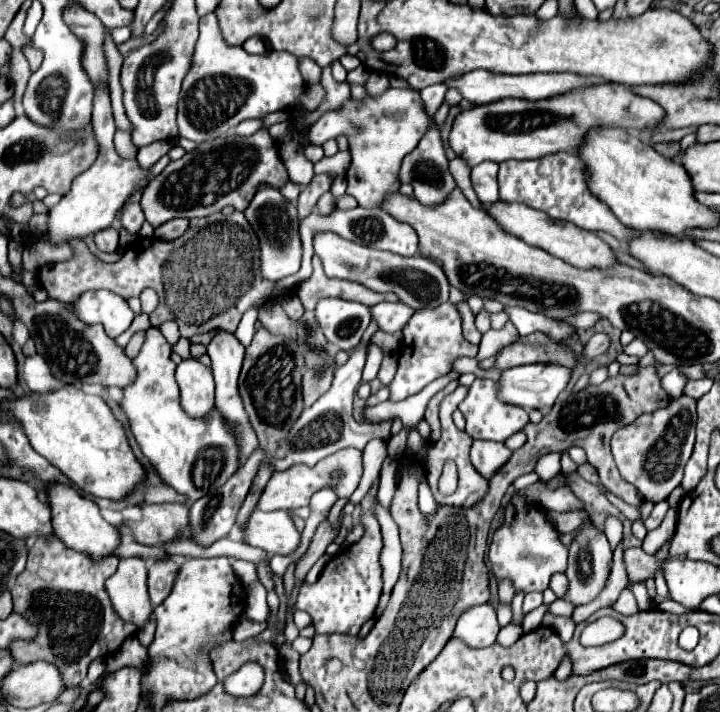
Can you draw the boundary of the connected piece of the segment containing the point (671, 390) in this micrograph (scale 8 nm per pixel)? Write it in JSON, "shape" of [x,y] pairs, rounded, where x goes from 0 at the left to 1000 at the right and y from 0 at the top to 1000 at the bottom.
{"shape":[[[935,517],[929,525],[921,528],[918,539],[921,539],[921,548],[924,548],[932,559],[940,559],[940,556],[949,553],[949,545],[951,545],[954,534],[957,534],[957,531],[954,531],[943,517]]]}

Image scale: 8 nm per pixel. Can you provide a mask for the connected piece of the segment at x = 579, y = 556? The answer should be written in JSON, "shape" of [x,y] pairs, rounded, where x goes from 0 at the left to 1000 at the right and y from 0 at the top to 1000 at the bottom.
{"shape":[[[813,728],[810,736],[804,739],[801,750],[796,753],[796,761],[790,767],[790,798],[788,798],[788,812],[790,812],[790,834],[785,837],[785,843],[796,846],[796,848],[815,848],[821,846],[840,823],[843,812],[846,812],[846,789],[851,784],[851,775],[846,770],[843,756],[838,753],[838,747],[826,739],[826,733],[821,728]]]}

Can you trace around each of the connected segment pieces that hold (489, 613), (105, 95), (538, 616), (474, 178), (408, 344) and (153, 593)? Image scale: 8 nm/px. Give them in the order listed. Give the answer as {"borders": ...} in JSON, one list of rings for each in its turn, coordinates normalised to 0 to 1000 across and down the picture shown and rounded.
{"borders":[[[[668,848],[651,854],[635,874],[629,888],[632,896],[640,896],[654,910],[674,910],[690,899],[693,874],[688,854],[682,848]]],[[[138,118],[132,124],[129,183],[132,183],[132,194],[138,199],[138,219],[135,219],[132,230],[124,233],[118,242],[113,242],[101,253],[101,261],[88,275],[88,281],[68,295],[68,337],[74,343],[93,340],[99,334],[118,334],[143,320],[151,320],[160,309],[163,295],[176,284],[176,278],[185,275],[196,261],[207,258],[207,253],[213,253],[235,230],[235,219],[226,219],[207,239],[199,239],[188,222],[179,225],[179,222],[163,219],[157,199],[161,176],[157,157],[154,157],[151,126],[146,118]]],[[[753,848],[747,854],[743,854],[740,860],[729,862],[729,868],[726,868],[726,888],[738,888],[738,885],[749,882],[749,879],[753,876],[753,869],[758,860],[760,850]]],[[[668,228],[654,239],[654,256],[657,267],[663,270],[668,284],[690,284],[693,267],[690,267],[690,239],[693,233],[688,228]]],[[[618,424],[607,433],[588,433],[579,435],[571,449],[560,461],[560,483],[563,492],[554,497],[554,517],[549,531],[543,534],[540,545],[540,562],[554,565],[563,562],[579,551],[585,551],[596,537],[604,531],[626,522],[629,508],[640,500],[663,500],[663,486],[651,483],[640,469],[640,441],[632,427]]],[[[215,787],[207,798],[207,840],[210,840],[210,848],[218,851],[224,848],[240,829],[240,820],[243,820],[243,812],[249,806],[249,792],[243,787]]]]}

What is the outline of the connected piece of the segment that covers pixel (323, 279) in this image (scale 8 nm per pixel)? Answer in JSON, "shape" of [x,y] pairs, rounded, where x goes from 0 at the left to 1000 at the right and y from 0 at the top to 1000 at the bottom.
{"shape":[[[435,360],[435,385],[426,396],[418,396],[413,402],[404,404],[404,410],[418,421],[424,435],[438,435],[440,424],[446,419],[476,419],[476,421],[490,421],[490,424],[501,424],[510,430],[521,430],[526,424],[551,424],[551,416],[546,416],[546,410],[538,413],[526,413],[518,410],[496,396],[485,396],[485,393],[471,393],[471,390],[454,390],[449,376],[446,376],[446,365],[440,360]]]}

